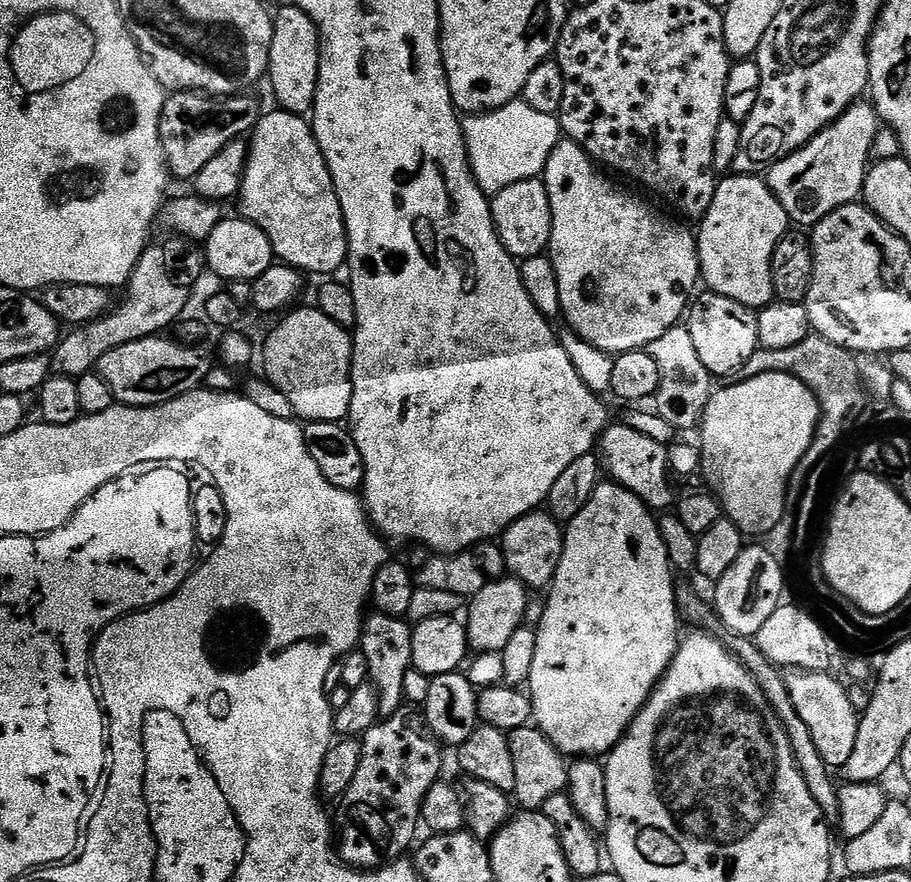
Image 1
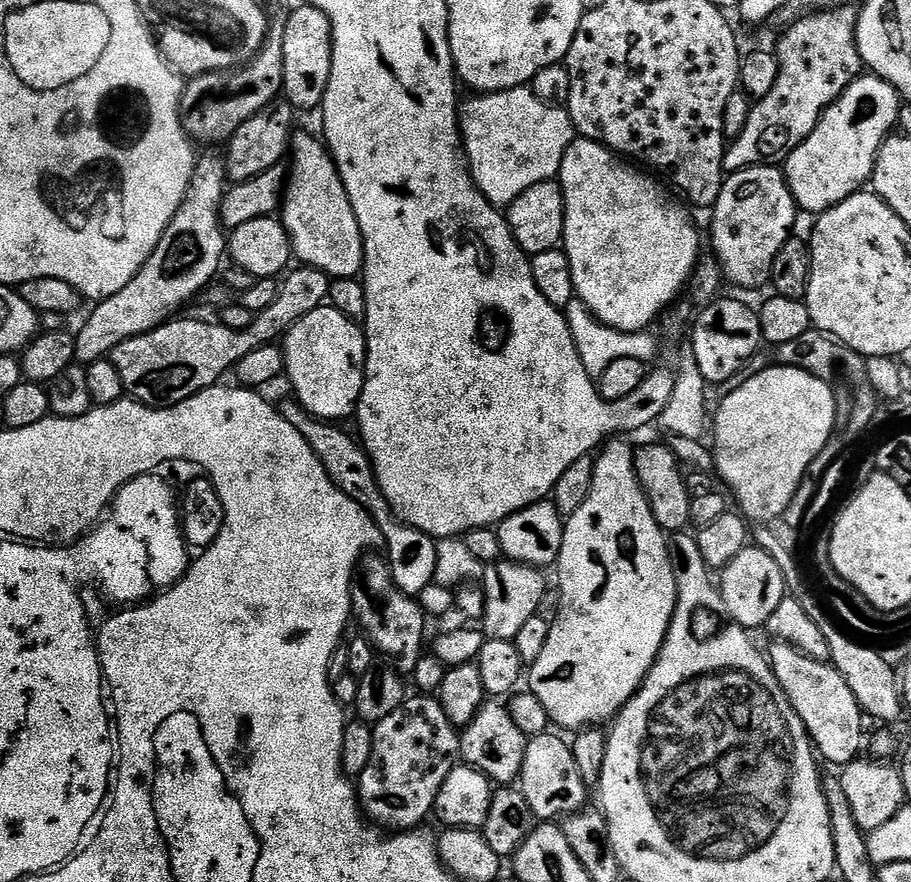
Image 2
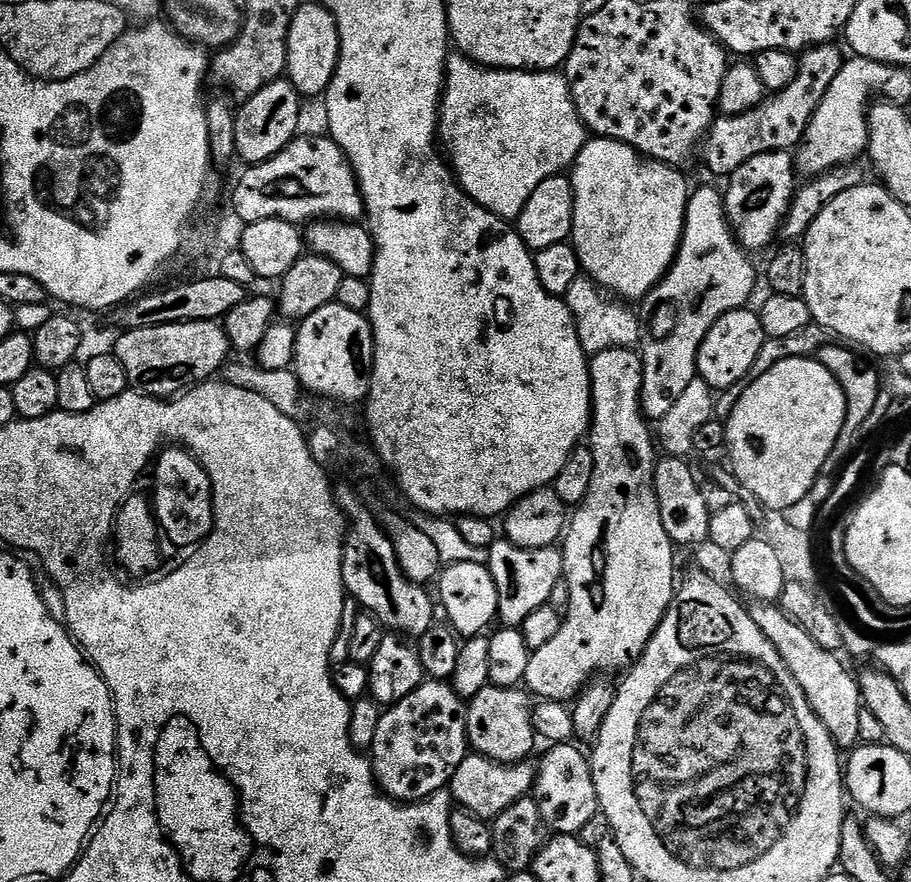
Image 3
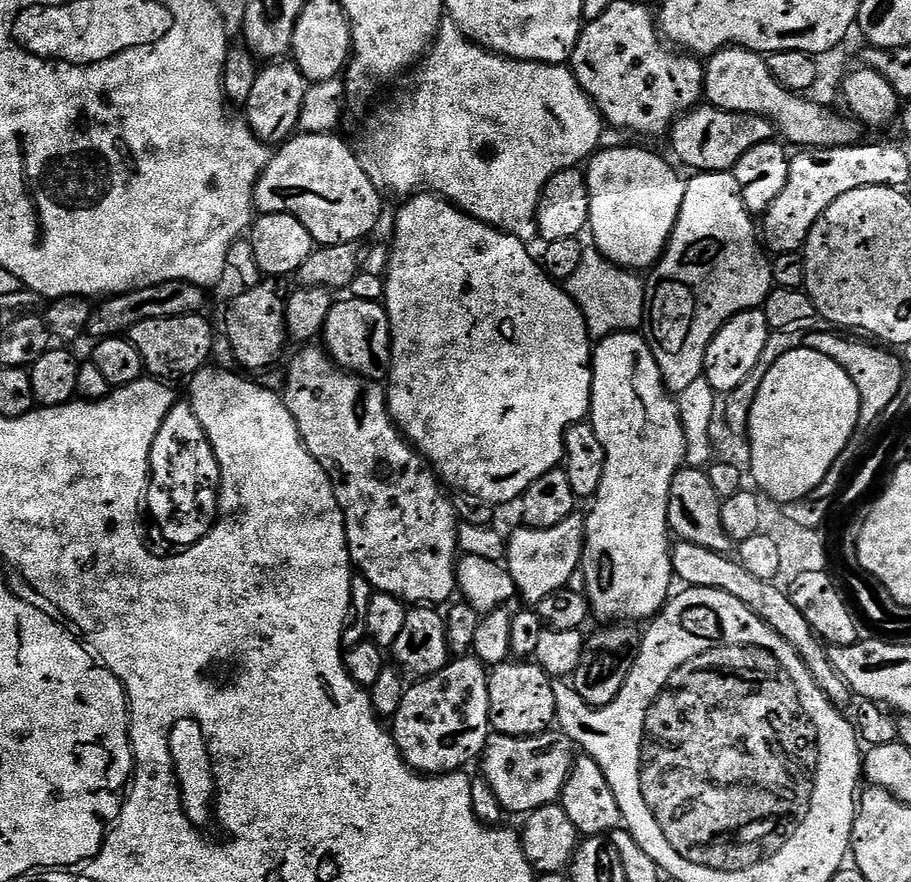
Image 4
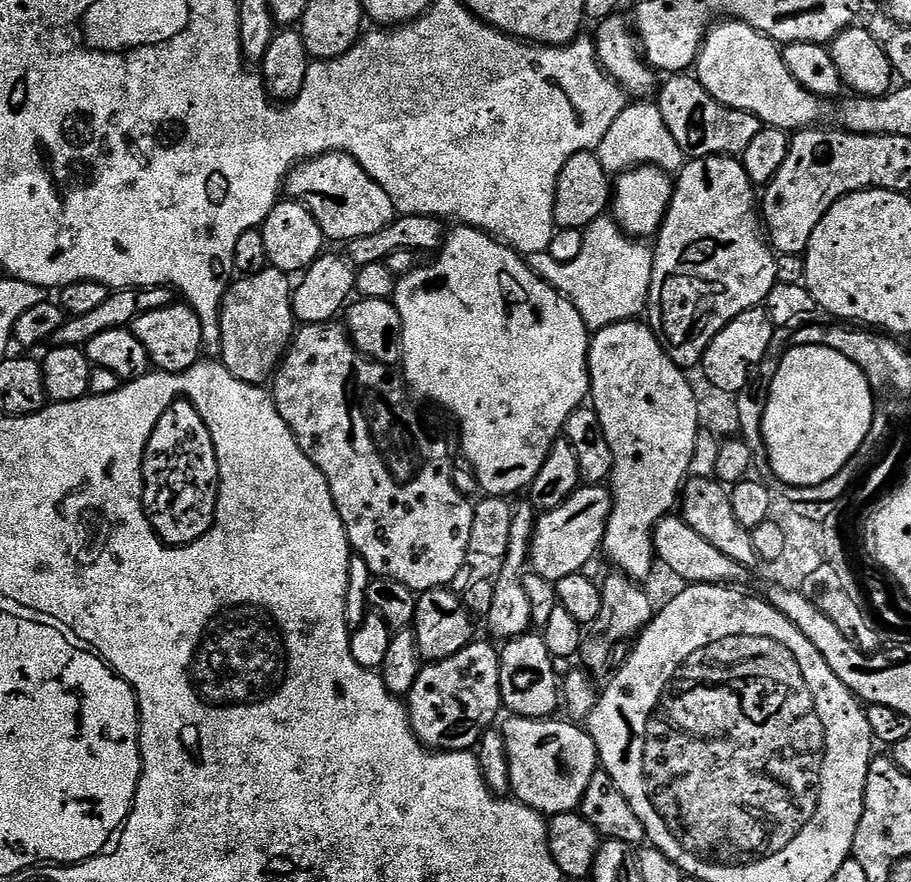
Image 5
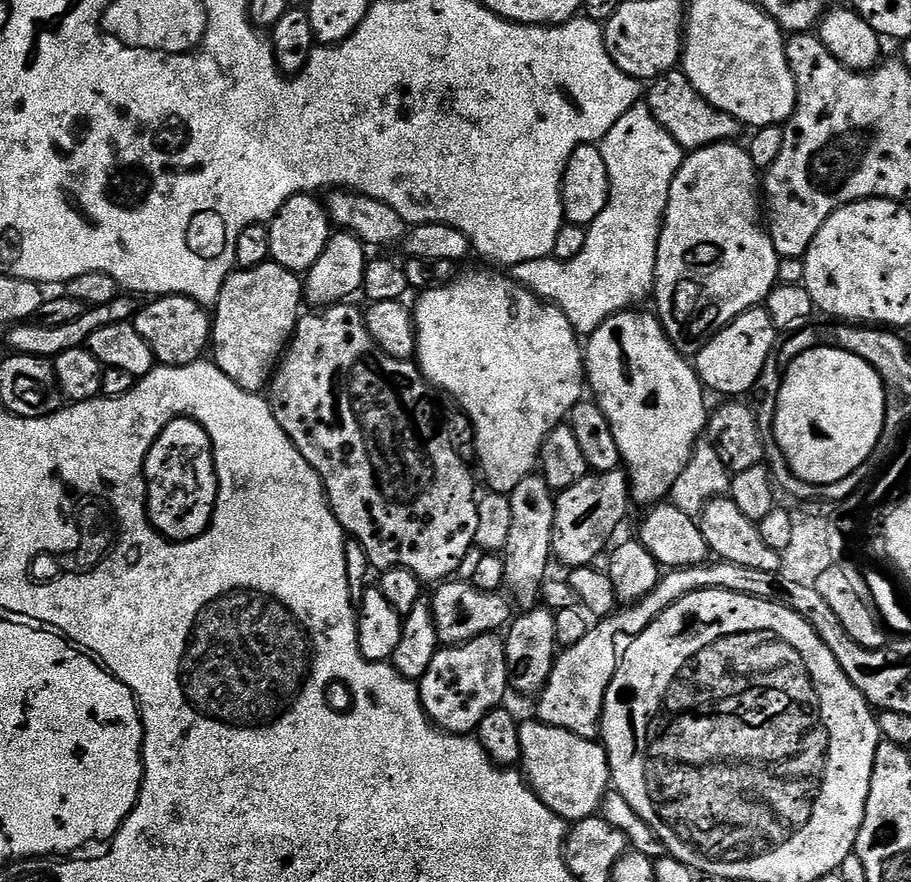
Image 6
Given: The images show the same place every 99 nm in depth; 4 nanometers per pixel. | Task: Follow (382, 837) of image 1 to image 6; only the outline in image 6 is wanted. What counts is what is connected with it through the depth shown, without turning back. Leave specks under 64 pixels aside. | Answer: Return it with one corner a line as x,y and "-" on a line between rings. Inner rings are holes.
489,634
486,636
479,636
473,640
468,640
464,644
453,644
451,646
441,646
436,649
434,654
434,662
430,662
430,667
426,669
426,674
418,681
418,687
420,689
420,701
422,706
426,710
428,719
436,725
442,732
450,732
454,736
466,736
477,731
479,724
491,711
501,707
505,703
504,695
509,695
510,685
508,682
508,664
506,663
506,650
504,649
503,639
499,635

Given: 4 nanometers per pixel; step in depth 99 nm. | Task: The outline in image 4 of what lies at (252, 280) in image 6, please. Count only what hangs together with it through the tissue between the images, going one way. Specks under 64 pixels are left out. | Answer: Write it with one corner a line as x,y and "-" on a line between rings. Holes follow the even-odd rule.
261,282
253,288
244,288
232,300
228,313
224,316
224,332
228,344
234,350
236,363
242,369
260,372
268,368
280,356
286,345
284,326
285,297
275,288
275,283
-
268,283
268,284
267,284

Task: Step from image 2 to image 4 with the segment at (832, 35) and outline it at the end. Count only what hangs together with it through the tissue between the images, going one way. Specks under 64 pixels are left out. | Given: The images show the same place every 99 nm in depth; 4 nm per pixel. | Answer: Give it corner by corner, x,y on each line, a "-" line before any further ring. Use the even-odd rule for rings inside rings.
697,106
684,113
671,129
672,148
676,156
696,172
732,172
736,163
754,146
773,139
774,125
764,116
745,112
727,112
711,106

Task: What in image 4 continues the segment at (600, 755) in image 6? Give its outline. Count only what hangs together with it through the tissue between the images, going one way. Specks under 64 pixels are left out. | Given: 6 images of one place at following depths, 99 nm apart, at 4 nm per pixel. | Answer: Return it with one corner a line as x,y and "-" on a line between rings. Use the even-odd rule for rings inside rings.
549,730
537,736
492,734
488,737
488,747
482,757
482,778
490,782
505,813
527,814
536,808
559,801
564,793
573,759
573,742
559,730

